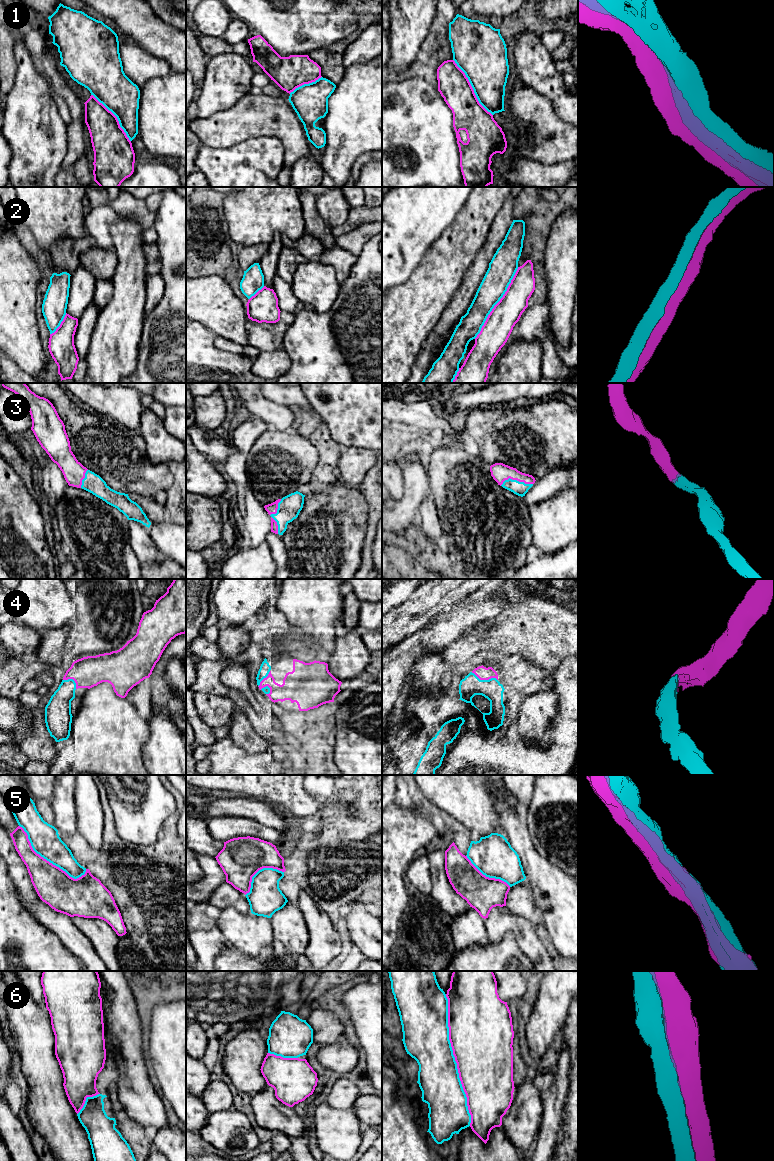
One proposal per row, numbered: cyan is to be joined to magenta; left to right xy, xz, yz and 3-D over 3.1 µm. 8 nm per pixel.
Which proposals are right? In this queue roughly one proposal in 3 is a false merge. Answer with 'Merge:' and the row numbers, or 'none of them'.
Merge: 1, 3, 4, 6

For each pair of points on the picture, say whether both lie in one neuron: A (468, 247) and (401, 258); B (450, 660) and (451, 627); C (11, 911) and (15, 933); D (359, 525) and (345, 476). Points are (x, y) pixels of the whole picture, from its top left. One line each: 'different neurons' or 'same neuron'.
A: different neurons
B: different neurons
C: same neuron
D: different neurons

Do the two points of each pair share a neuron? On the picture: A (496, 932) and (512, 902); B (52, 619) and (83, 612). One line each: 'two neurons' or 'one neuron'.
A: two neurons
B: two neurons

